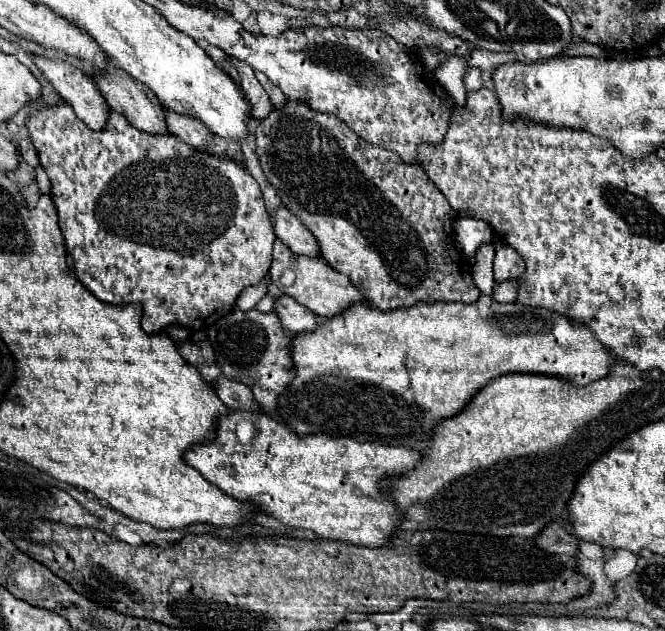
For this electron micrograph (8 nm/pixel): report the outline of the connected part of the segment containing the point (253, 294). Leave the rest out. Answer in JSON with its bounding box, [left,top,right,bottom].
[236,276,270,310]

